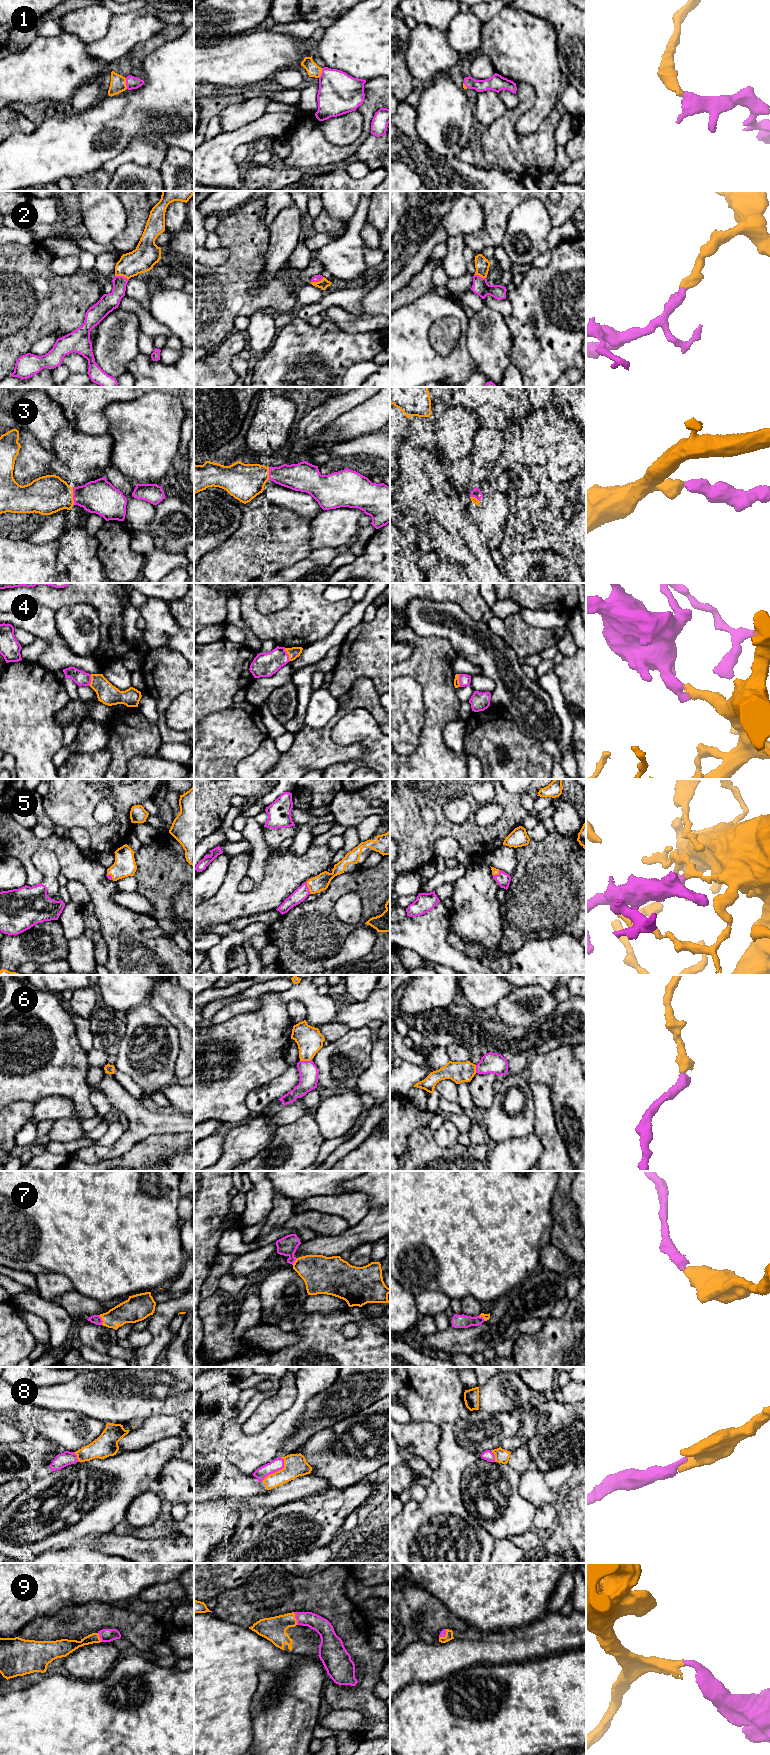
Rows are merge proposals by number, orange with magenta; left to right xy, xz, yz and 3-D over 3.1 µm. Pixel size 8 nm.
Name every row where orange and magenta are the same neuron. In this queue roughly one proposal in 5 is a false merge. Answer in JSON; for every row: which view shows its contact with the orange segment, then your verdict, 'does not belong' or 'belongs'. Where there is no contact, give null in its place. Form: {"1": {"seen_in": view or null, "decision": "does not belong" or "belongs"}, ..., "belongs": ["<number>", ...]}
{"1": {"seen_in": "xy", "decision": "belongs"}, "2": {"seen_in": "xy", "decision": "belongs"}, "3": {"seen_in": "xy", "decision": "belongs"}, "4": {"seen_in": "xz", "decision": "belongs"}, "5": {"seen_in": "xz", "decision": "belongs"}, "6": {"seen_in": "xz", "decision": "belongs"}, "7": {"seen_in": "xy", "decision": "belongs"}, "8": {"seen_in": "xz", "decision": "belongs"}, "9": {"seen_in": "xz", "decision": "belongs"}, "belongs": ["1", "2", "3", "4", "5", "6", "7", "8", "9"]}

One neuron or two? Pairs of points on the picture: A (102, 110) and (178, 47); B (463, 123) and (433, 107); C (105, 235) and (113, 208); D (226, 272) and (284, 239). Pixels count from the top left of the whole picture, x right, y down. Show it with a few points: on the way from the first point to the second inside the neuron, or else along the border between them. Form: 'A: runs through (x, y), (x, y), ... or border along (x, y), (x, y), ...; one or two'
A: runs through (124, 110), (128, 110), (169, 69); one
B: runs through (456, 123), (451, 123), (440, 113); one
C: runs through (105, 228), (106, 215); one
D: border along (270, 228), (269, 245), (262, 271); two

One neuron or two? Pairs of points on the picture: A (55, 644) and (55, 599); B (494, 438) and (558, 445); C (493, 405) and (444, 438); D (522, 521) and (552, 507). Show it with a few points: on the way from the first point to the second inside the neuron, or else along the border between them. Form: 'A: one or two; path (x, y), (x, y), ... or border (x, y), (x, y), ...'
A: two; border (41, 605), (54, 611)
B: one; path (510, 445), (542, 445)
C: one; path (479, 405), (471, 405), (457, 424)
D: one; path (529, 515), (534, 510), (545, 510)

